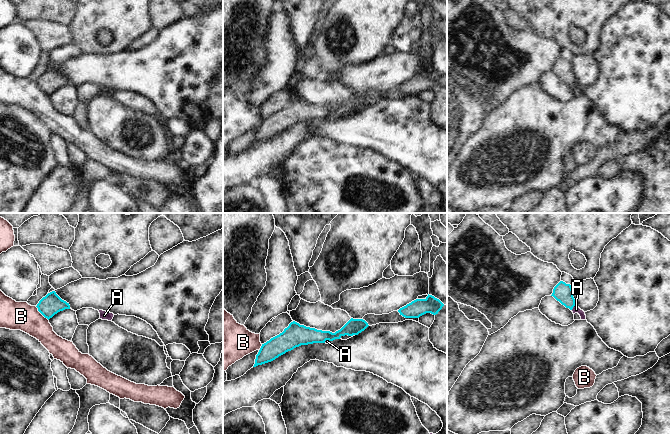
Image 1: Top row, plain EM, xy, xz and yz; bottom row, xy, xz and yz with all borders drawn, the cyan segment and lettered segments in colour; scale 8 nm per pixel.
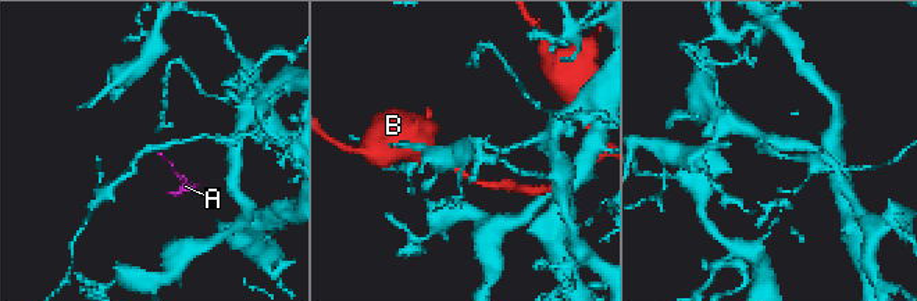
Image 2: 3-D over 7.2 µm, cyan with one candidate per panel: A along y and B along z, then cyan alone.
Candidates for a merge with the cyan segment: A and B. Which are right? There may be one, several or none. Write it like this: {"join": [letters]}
{"join": []}

